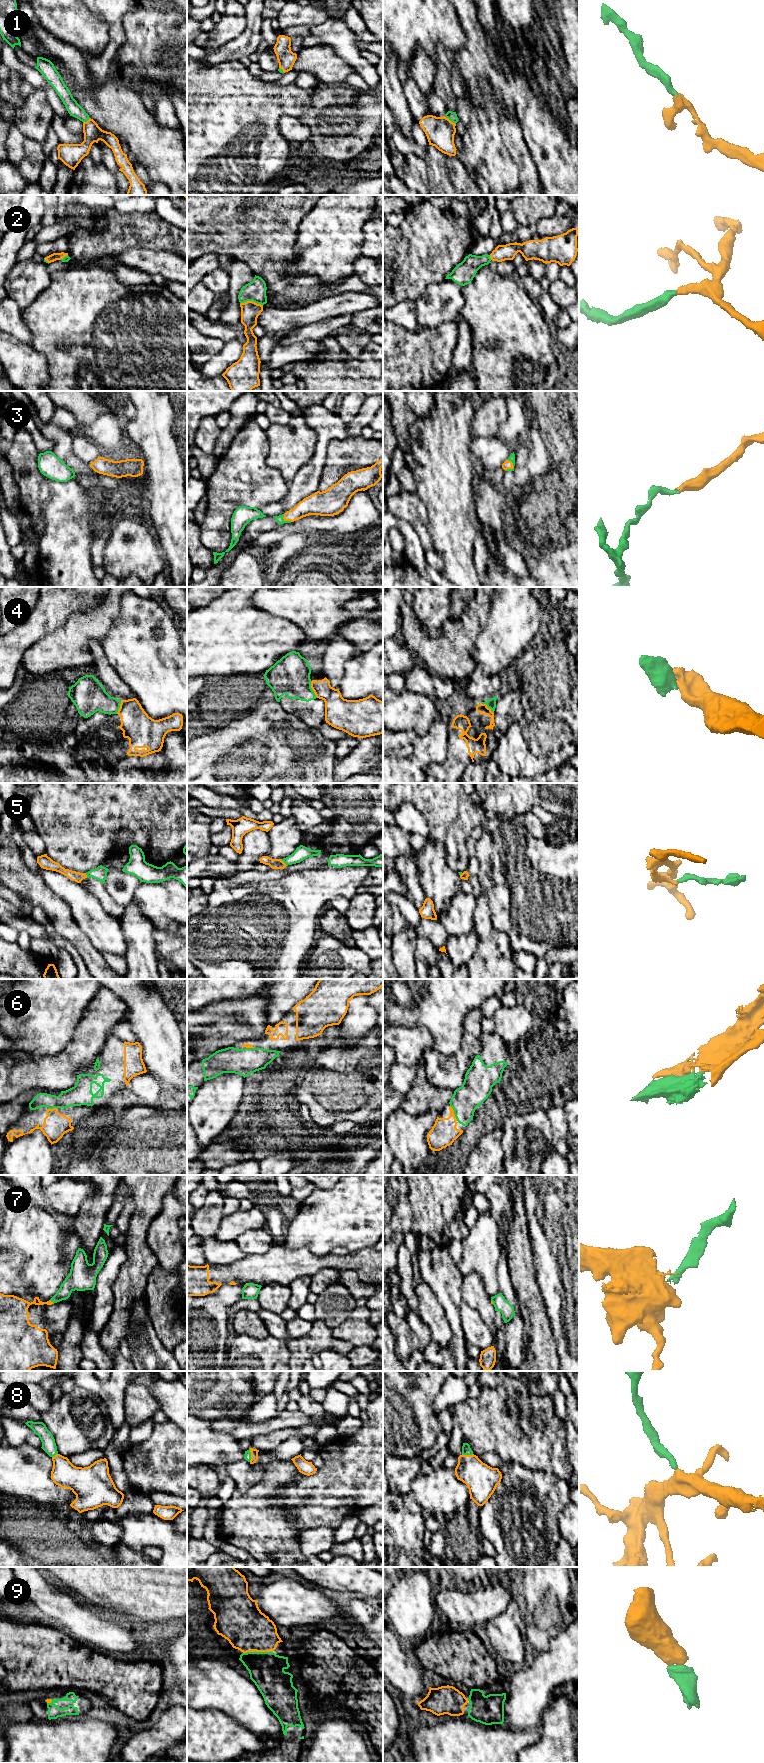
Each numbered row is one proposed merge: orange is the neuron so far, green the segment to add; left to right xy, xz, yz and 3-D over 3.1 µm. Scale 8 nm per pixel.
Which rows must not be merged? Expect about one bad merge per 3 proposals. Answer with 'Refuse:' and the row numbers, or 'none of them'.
Refuse: 4, 7

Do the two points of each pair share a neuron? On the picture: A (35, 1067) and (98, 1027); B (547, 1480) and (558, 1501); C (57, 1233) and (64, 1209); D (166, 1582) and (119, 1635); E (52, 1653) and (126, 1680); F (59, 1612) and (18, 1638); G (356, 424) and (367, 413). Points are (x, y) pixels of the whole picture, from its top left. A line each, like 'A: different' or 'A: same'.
A: same
B: same
C: different
D: different
E: same
F: different
G: same

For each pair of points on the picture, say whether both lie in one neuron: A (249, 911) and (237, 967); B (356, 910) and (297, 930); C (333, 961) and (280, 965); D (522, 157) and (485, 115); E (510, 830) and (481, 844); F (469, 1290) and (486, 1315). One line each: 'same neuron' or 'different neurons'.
A: same neuron
B: different neurons
C: different neurons
D: different neurons
E: same neuron
F: same neuron

